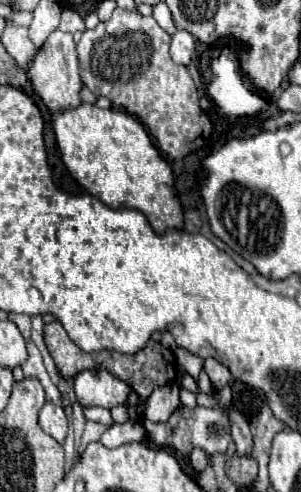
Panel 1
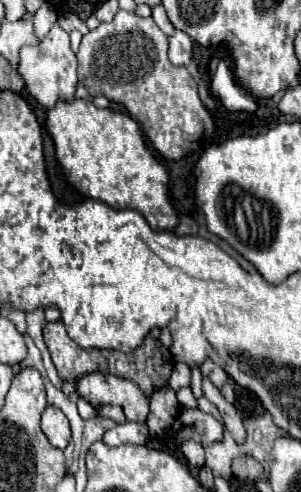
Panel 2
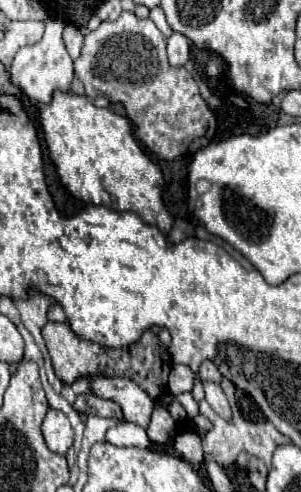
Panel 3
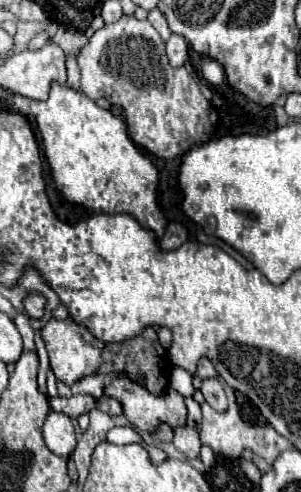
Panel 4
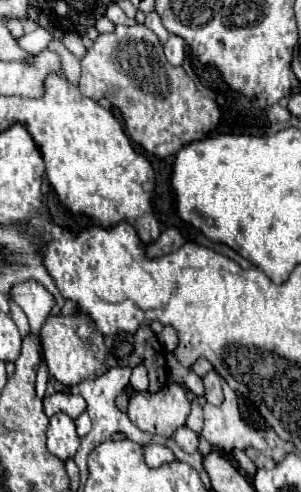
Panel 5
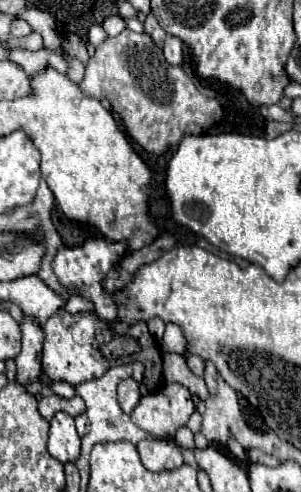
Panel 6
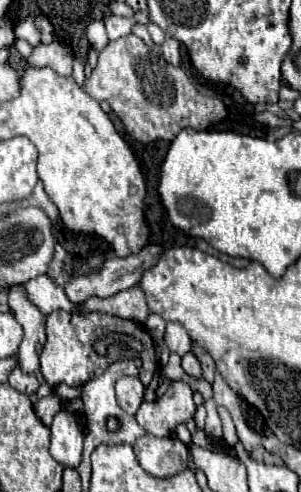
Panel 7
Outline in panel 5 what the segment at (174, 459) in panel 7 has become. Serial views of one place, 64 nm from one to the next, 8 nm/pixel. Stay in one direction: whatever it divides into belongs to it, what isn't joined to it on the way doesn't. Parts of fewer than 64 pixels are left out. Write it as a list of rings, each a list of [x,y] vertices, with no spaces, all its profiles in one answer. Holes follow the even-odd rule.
[[[146,444],[144,446],[144,458],[146,458],[146,464],[150,468],[158,468],[162,464],[168,464],[174,460],[174,454],[164,448],[162,444]]]

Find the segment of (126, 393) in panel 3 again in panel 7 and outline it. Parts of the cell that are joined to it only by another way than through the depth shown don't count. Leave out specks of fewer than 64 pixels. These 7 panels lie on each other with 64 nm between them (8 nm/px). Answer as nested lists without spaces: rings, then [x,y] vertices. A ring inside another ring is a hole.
[[[170,382],[166,394],[154,402],[142,402],[136,412],[136,422],[152,436],[174,436],[178,424],[186,424],[196,412],[192,388],[186,382]]]

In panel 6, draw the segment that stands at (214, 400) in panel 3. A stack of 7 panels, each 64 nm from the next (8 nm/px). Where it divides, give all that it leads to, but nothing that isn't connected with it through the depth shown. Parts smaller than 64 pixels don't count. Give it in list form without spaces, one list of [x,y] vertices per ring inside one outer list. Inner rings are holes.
[[[206,362],[204,380],[206,380],[206,386],[208,386],[208,392],[210,392],[210,396],[214,396],[214,394],[216,394],[216,388],[218,388],[218,384],[216,384],[216,376],[218,376],[218,372],[216,372],[216,366],[214,366],[212,362]]]

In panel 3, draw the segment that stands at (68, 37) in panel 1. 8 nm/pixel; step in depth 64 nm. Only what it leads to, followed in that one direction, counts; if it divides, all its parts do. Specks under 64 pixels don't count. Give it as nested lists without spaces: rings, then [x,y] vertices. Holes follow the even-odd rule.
[[[48,20],[44,38],[34,46],[24,46],[14,58],[14,64],[10,68],[12,82],[22,88],[22,92],[32,100],[40,104],[48,104],[52,100],[52,94],[56,90],[70,92],[70,84],[74,80],[74,62],[62,42],[62,30],[64,24],[60,20]]]

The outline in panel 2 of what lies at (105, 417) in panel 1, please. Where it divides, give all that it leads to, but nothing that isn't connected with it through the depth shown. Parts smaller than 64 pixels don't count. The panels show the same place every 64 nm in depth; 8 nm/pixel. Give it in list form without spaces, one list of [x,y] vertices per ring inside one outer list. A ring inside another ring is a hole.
[[[78,400],[78,412],[80,412],[80,416],[84,418],[84,420],[90,420],[90,418],[98,418],[100,414],[98,414],[98,410],[90,404],[90,402],[86,402],[86,400]]]

